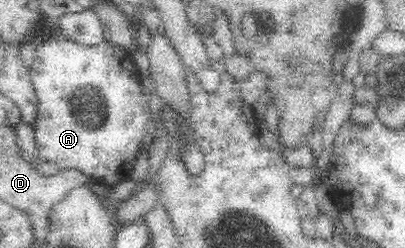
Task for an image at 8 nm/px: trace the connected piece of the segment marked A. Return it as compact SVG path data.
M58 29L55 35L48 35L40 45L33 49L33 62L28 68L30 79L40 100L38 108L38 117L33 123L35 131L36 147L38 148L38 163L51 162L59 169L76 169L92 177L94 182L102 183L108 187L114 187L117 183L122 183L130 179L130 173L135 166L135 159L138 157L141 148L141 139L147 127L147 122L151 119L150 106L148 105L148 96L142 93L142 76L132 60L131 53L122 46L104 42L95 46L80 46L72 43L63 32Z

